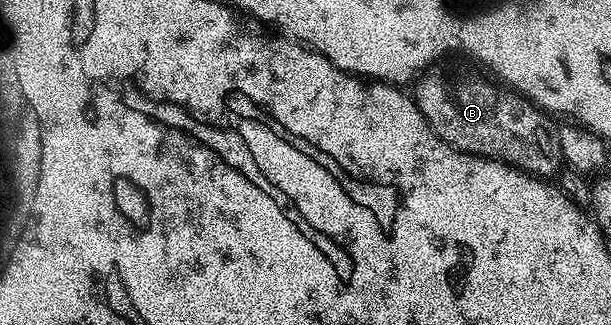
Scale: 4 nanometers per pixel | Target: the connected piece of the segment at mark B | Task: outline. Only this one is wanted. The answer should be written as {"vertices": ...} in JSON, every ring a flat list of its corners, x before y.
{"vertices":[[426,72,413,83,412,97,418,103,419,112,426,117,428,124,438,133,439,138,457,150,466,154,479,154,481,158,494,158,497,162,505,162,525,174,532,174,543,180,553,179,558,169,563,169,562,154,558,150,555,131,550,130,547,115,539,110,533,102,509,88,503,88,493,81,485,82,482,78,458,78,449,82,442,74]]}

